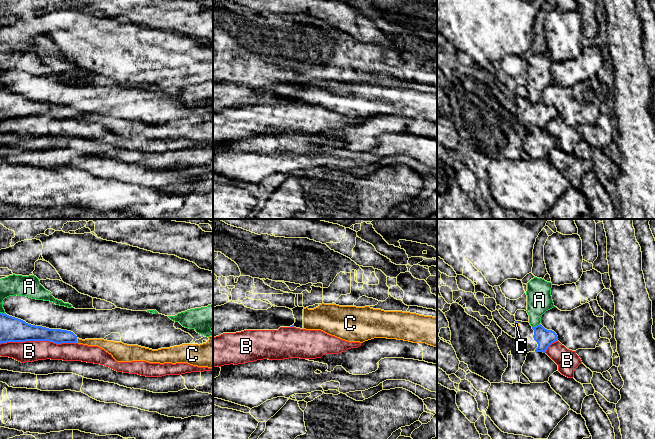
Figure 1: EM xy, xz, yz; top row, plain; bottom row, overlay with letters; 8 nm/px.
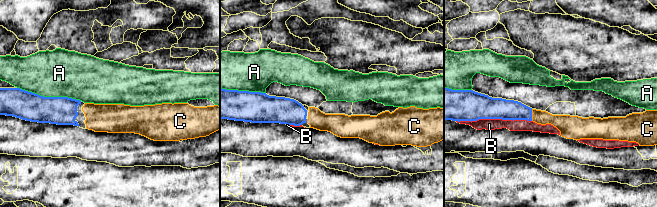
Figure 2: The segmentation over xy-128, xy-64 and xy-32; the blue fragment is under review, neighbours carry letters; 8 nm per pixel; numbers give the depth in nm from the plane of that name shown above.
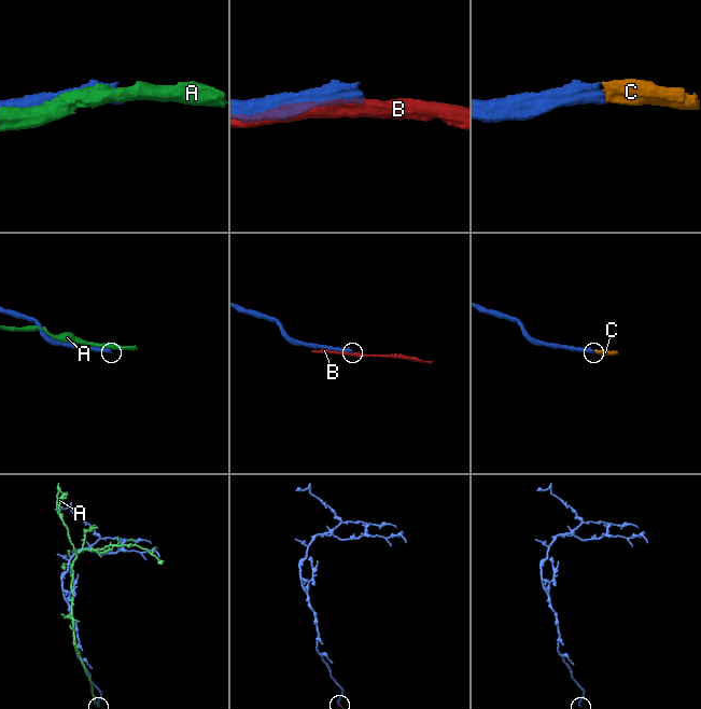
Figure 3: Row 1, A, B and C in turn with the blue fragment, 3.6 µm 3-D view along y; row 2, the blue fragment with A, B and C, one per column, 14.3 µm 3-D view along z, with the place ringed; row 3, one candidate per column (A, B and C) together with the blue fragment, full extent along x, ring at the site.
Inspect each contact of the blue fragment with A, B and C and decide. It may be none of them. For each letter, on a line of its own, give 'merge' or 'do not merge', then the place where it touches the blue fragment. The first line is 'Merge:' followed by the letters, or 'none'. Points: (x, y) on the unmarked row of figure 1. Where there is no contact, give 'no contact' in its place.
Merge: C
A: do not merge; contact yz (535, 102)
B: do not merge; contact xy (38, 116)
C: merge; contact xy (76, 116)

